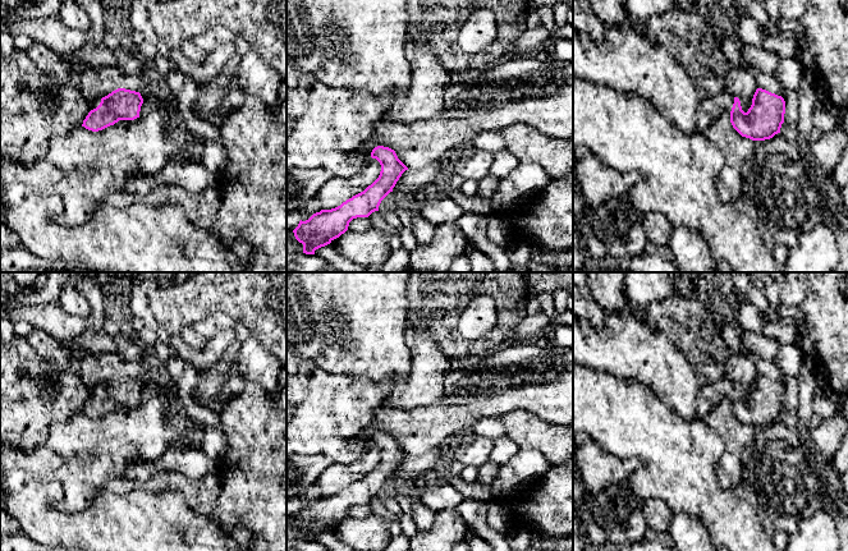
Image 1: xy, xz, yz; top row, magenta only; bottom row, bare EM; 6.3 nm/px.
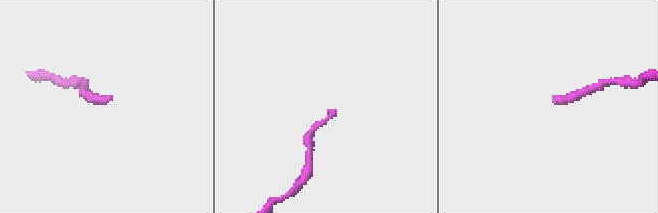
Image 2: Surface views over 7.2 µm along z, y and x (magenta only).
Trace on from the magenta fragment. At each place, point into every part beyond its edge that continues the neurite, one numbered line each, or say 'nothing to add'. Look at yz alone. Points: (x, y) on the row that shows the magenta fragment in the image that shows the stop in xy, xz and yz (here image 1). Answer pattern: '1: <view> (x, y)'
1: yz (713, 108)

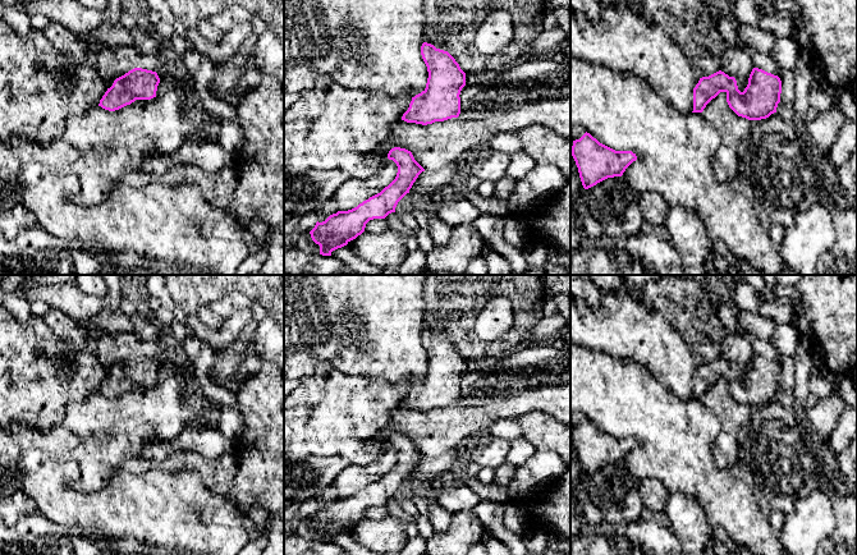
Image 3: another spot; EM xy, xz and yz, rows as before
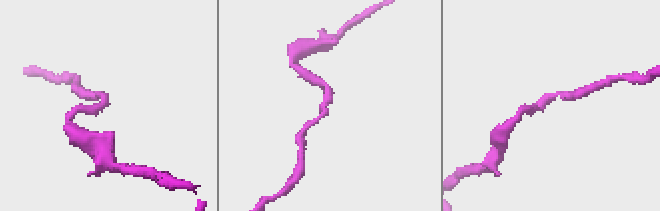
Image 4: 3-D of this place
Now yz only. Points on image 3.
nothing to add

